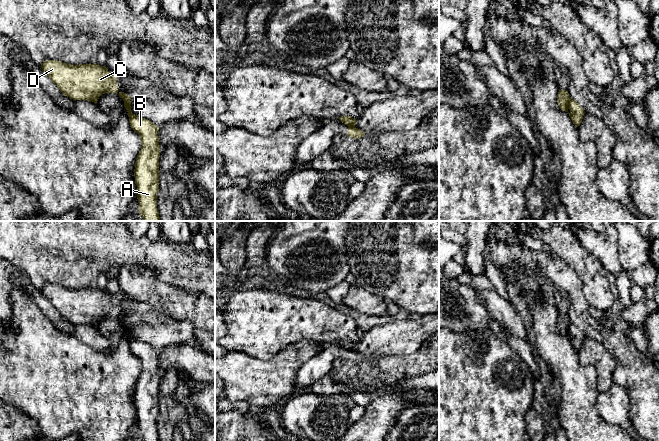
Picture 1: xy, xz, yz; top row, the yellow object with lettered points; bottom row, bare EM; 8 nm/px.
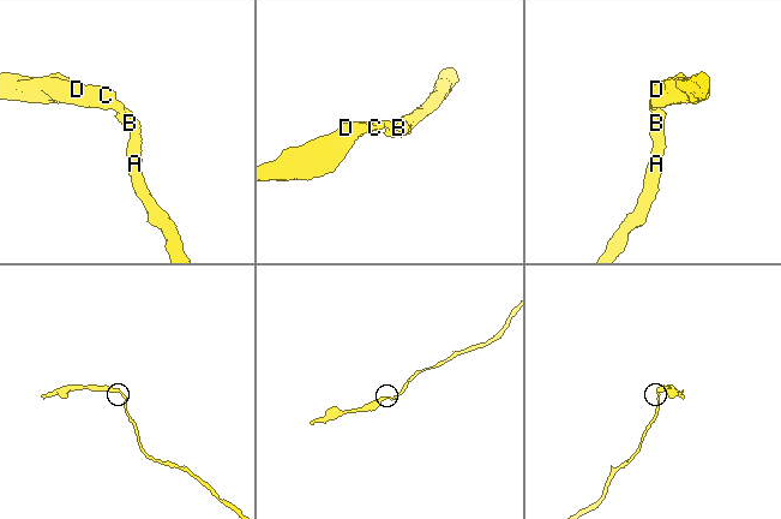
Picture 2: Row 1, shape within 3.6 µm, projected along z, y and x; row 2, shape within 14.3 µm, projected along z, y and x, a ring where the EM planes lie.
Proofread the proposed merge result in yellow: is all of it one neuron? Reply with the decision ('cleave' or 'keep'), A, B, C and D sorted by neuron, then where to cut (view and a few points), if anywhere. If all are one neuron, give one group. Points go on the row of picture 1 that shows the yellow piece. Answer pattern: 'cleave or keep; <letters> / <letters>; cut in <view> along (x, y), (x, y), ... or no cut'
cleave; A B / C D; cut in yz along (570, 98), (568, 108)

